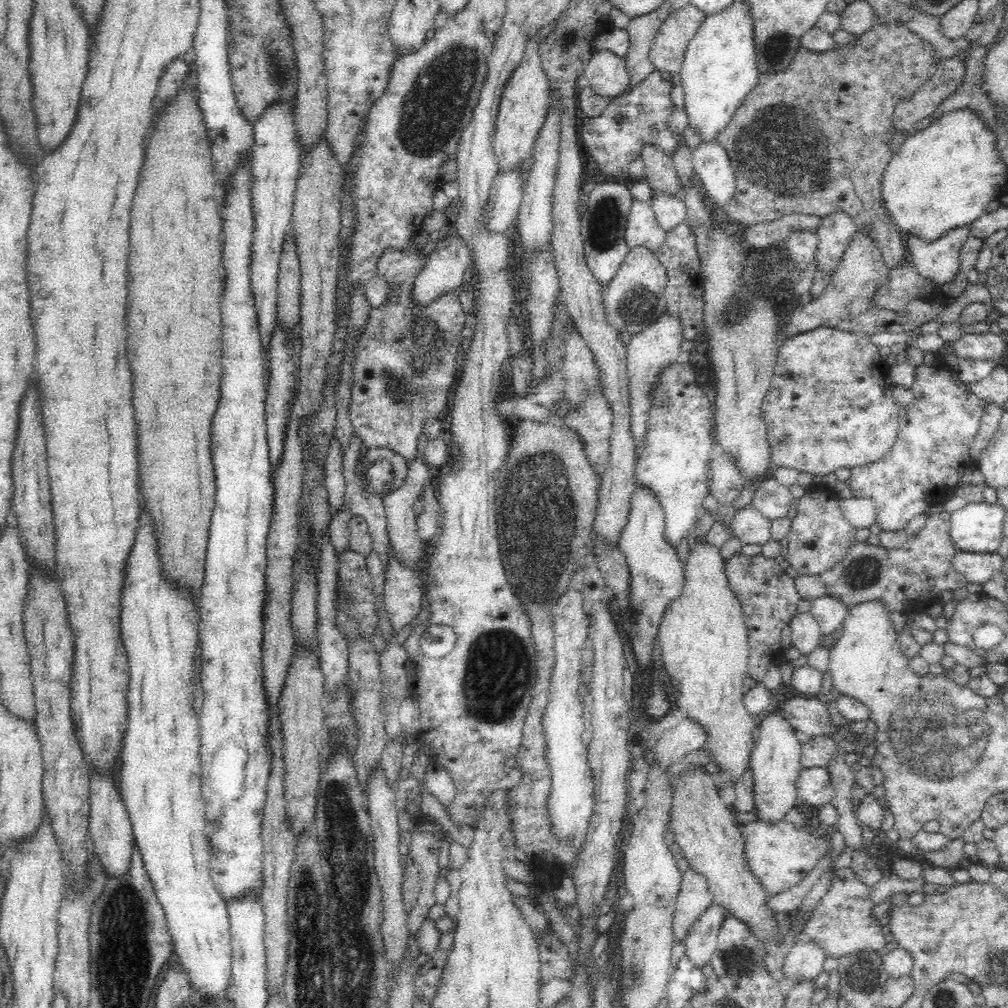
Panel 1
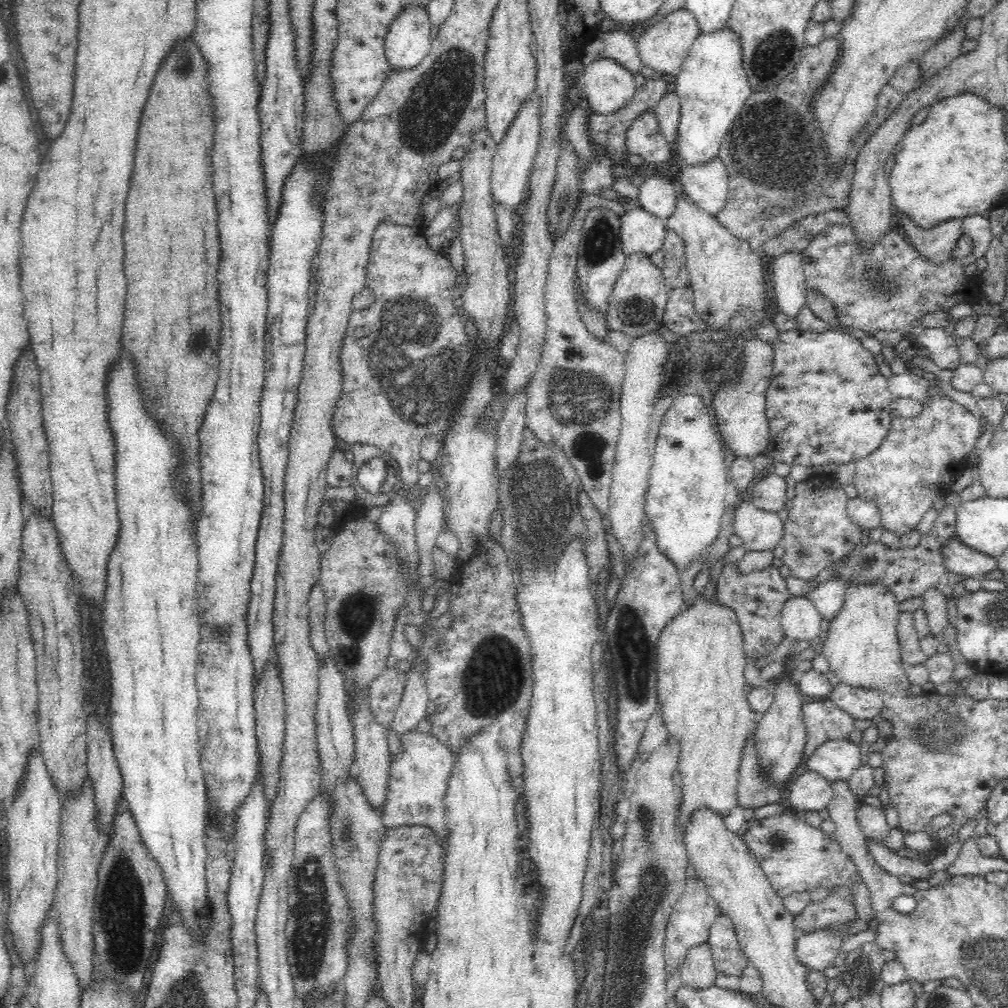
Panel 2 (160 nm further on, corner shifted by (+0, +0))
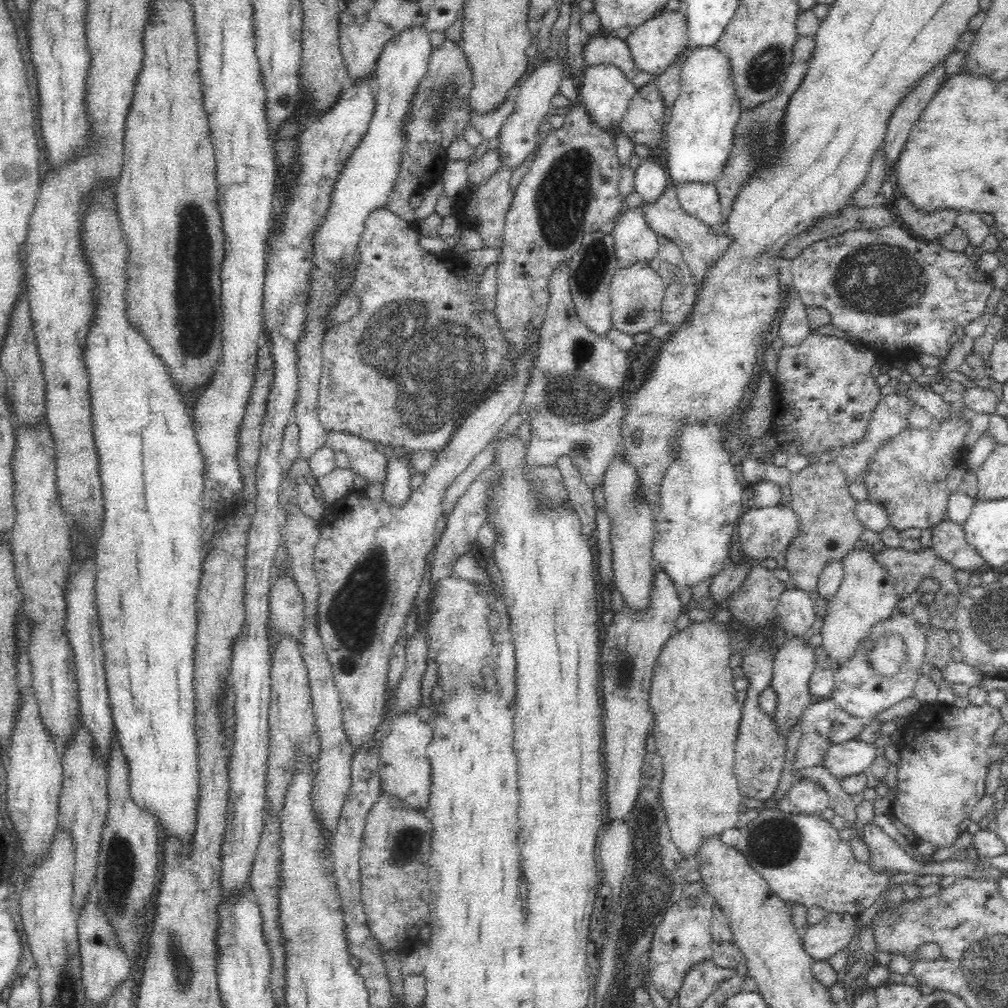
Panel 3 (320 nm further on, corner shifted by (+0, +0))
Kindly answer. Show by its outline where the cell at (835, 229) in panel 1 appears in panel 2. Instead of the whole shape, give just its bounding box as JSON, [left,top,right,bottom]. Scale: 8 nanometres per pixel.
[802,226,982,370]

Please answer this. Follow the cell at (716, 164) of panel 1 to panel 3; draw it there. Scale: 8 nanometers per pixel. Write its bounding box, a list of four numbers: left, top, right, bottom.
[676,182,722,228]

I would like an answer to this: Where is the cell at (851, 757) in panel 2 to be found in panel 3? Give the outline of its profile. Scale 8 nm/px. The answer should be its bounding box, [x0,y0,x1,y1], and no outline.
[821,738,876,779]

